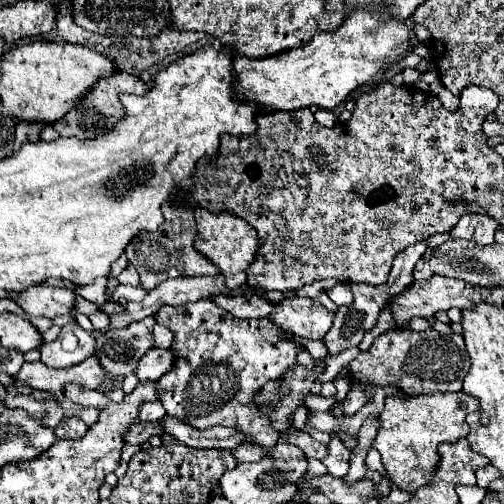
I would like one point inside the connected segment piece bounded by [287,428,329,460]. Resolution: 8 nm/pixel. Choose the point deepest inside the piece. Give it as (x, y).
(311, 449)

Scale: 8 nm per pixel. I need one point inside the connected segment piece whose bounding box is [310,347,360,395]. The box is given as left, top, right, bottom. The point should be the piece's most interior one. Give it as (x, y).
(333, 365)

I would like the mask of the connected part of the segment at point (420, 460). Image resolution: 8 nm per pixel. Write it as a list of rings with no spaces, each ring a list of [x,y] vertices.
[[[439,392],[439,394],[429,394],[429,396],[411,396],[407,400],[401,400],[397,396],[387,396],[385,408],[379,414],[381,428],[373,440],[373,448],[381,454],[381,462],[387,470],[391,484],[405,492],[415,492],[417,488],[425,486],[439,464],[437,446],[441,442],[457,442],[461,436],[467,436],[469,426],[467,426],[465,418],[467,418],[467,414],[472,414],[477,408],[479,408],[479,400],[471,398],[465,392],[445,392],[445,394]]]

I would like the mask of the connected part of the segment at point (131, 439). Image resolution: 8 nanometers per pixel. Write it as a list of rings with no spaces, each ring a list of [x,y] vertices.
[[[163,420],[139,422],[139,424],[133,424],[131,430],[125,434],[125,444],[139,446],[147,442],[151,436],[161,436],[161,434],[163,434]]]

